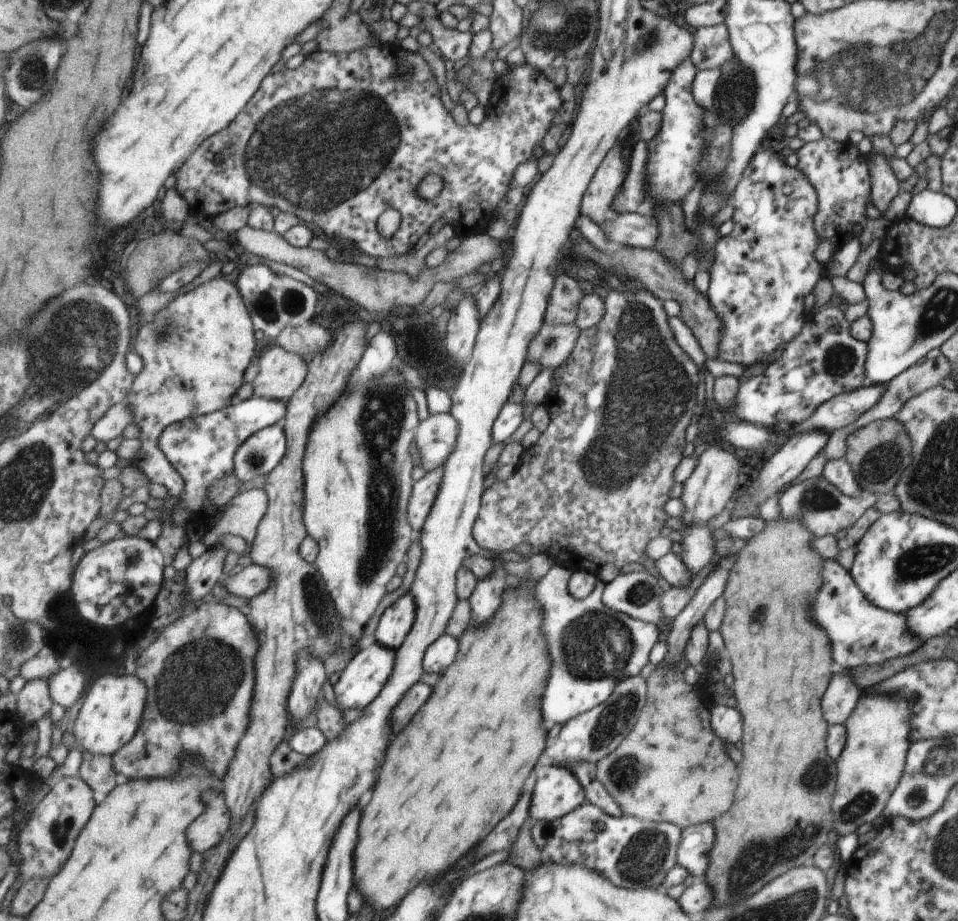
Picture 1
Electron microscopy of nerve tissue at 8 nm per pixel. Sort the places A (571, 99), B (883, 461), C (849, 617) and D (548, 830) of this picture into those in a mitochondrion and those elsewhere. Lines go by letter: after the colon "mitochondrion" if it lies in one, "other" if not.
A: other
B: mitochondrion
C: other
D: other

